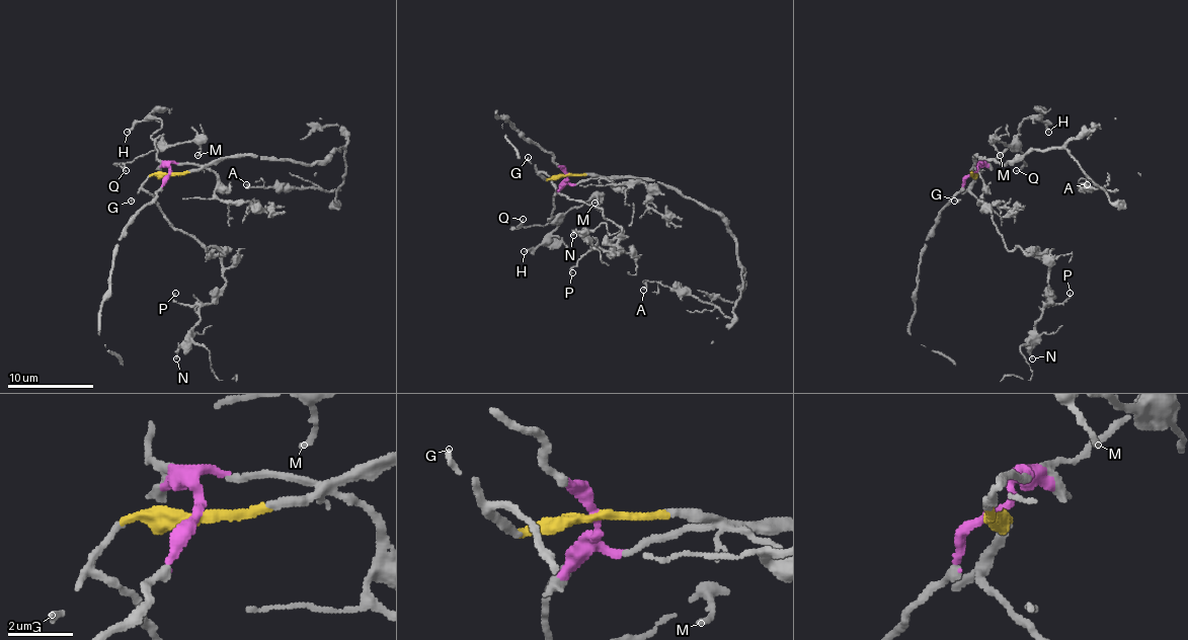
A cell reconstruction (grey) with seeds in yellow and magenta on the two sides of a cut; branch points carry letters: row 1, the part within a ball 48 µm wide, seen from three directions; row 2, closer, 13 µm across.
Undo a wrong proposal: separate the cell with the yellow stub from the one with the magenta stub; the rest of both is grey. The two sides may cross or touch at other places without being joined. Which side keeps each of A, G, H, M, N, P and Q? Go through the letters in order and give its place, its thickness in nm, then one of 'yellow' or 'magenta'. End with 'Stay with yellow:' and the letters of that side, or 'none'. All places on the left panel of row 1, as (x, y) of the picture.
A: place (246, 184); calibre 170 nm; yellow
G: place (131, 201); calibre 150 nm; yellow
H: place (127, 132); calibre 180 nm; magenta
M: place (198, 155); calibre 150 nm; magenta
N: place (176, 358); calibre 140 nm; yellow
P: place (175, 293); calibre 120 nm; yellow
Q: place (126, 170); calibre 130 nm; magenta
Stay with yellow: A, G, N, P

